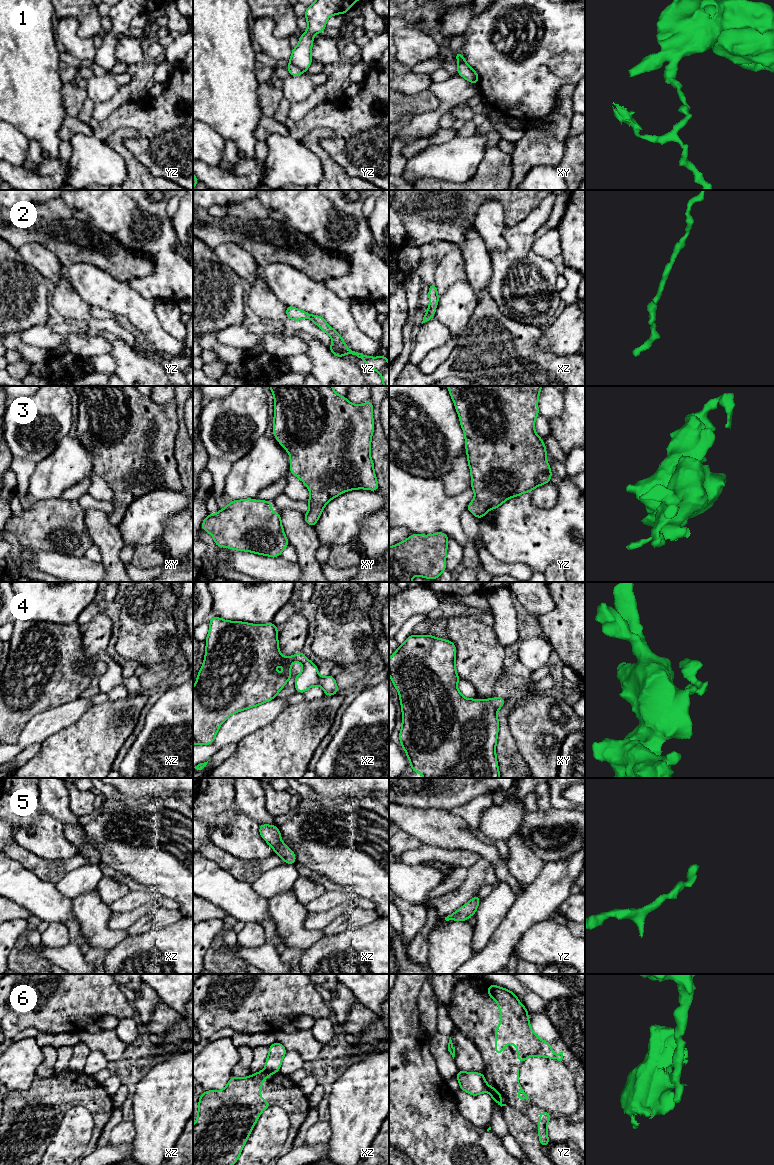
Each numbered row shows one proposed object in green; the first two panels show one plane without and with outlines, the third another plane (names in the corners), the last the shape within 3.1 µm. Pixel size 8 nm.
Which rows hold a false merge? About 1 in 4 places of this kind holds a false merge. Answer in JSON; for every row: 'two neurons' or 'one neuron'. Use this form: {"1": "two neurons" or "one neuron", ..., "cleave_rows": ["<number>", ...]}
{"1": "two neurons", "2": "one neuron", "3": "one neuron", "4": "one neuron", "5": "one neuron", "6": "two neurons", "cleave_rows": ["1", "6"]}

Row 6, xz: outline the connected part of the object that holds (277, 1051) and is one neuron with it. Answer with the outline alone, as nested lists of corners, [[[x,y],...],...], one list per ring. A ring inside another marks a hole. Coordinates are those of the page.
[[[275,1041],[269,1047],[269,1054],[265,1062],[265,1070],[272,1073],[278,1073],[286,1052],[286,1048],[282,1044]]]

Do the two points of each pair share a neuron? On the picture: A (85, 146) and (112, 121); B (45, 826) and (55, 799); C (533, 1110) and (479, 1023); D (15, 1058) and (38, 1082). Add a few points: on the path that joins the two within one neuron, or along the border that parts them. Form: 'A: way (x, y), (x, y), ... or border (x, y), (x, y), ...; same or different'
A: border (92, 135), (104, 142); different
B: border (40, 809), (55, 817), (62, 825); different
C: way (511, 1090), (502, 1081), (501, 1045); same
D: border (35, 1076), (32, 1083), (26, 1089), (14, 1090); different

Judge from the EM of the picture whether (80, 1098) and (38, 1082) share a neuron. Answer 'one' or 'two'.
one

